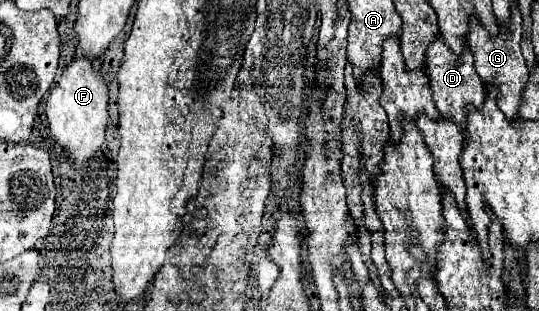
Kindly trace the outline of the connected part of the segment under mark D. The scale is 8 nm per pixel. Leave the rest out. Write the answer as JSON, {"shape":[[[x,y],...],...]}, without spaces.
{"shape":[[[438,36],[434,38],[434,42],[430,44],[430,48],[426,50],[426,72],[430,76],[430,86],[434,92],[434,102],[436,108],[440,110],[440,116],[446,120],[454,120],[462,132],[466,132],[464,122],[466,122],[466,106],[468,104],[476,104],[482,106],[484,100],[484,82],[480,80],[476,68],[474,68],[474,56],[470,52],[470,48],[462,50],[462,54],[454,54],[446,44],[444,38]]]}

